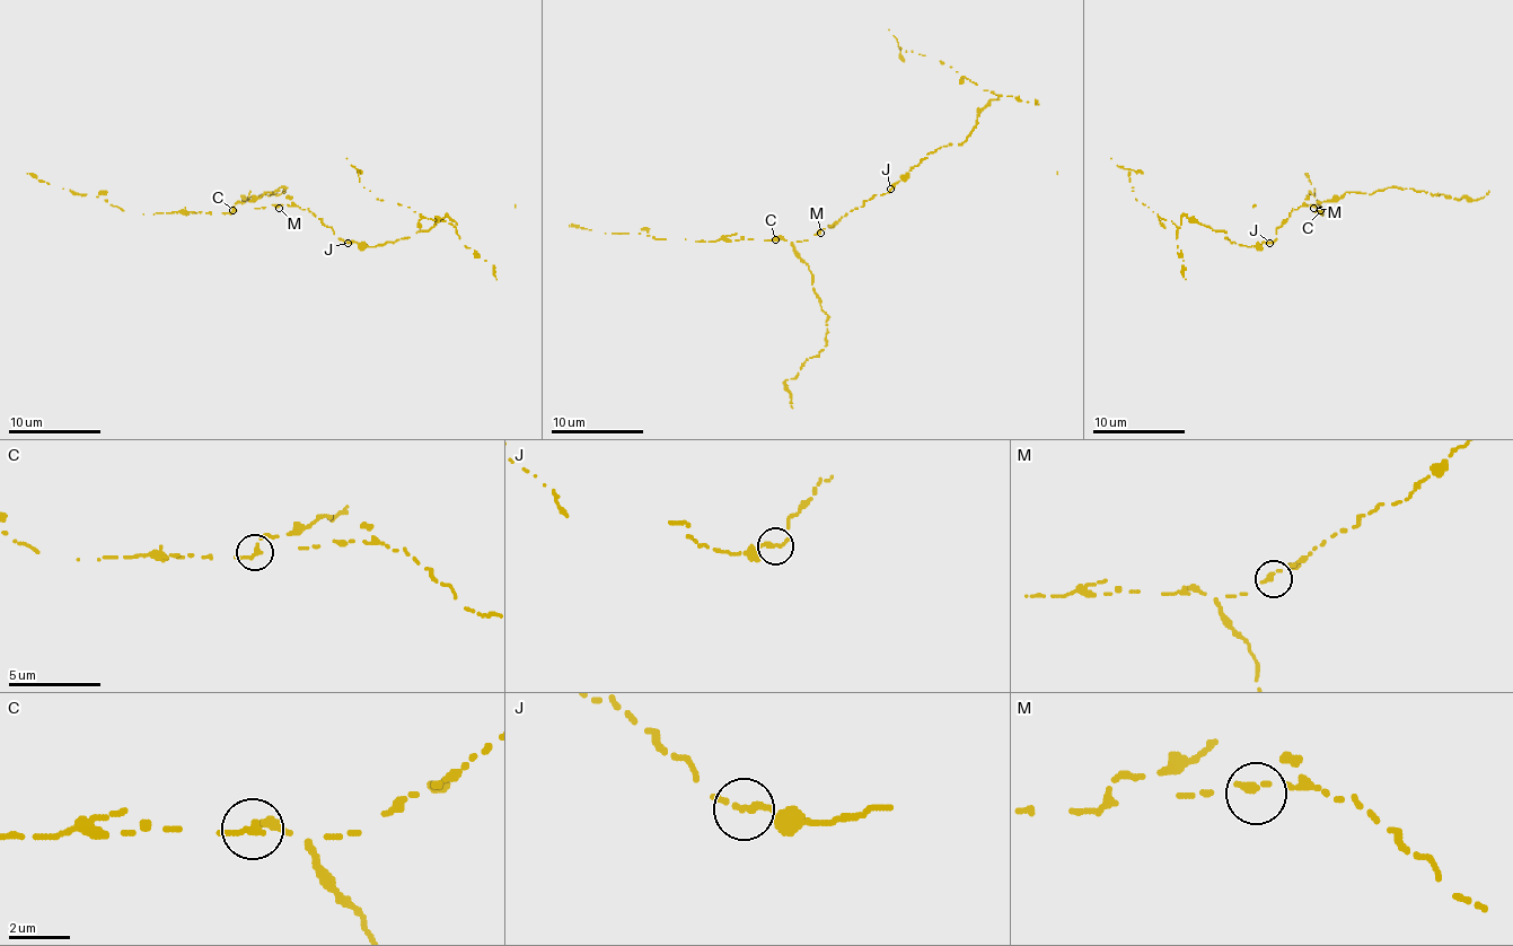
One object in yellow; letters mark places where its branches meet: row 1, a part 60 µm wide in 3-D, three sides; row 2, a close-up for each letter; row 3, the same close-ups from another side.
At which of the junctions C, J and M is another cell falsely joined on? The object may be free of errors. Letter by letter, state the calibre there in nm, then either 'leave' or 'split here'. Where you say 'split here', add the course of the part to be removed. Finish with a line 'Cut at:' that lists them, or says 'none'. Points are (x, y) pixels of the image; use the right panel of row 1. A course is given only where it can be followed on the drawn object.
C: 280 nm thick; split here; foreign part runs (1321, 210), (1318, 203), (1337, 201), (1348, 191), (1374, 193), (1390, 186), (1460, 201), (1475, 201), (1488, 191)
J: 280 nm thick; leave
M: 280 nm thick; leave
Cut at: C

